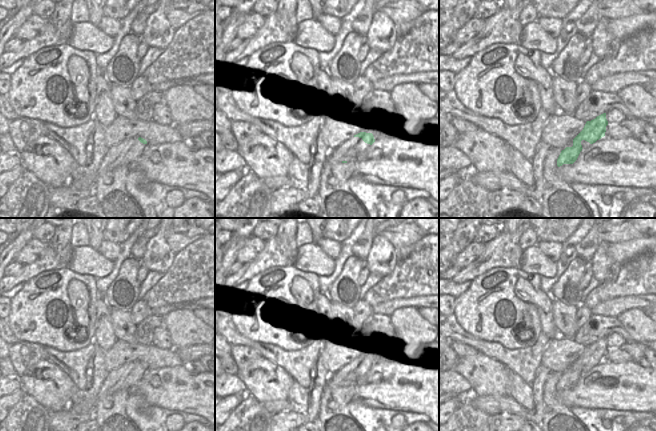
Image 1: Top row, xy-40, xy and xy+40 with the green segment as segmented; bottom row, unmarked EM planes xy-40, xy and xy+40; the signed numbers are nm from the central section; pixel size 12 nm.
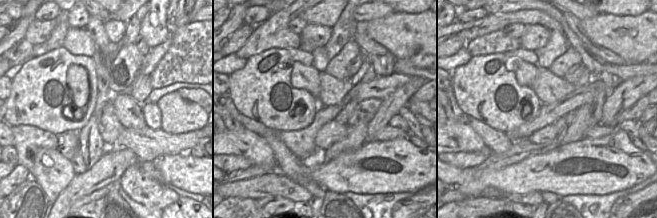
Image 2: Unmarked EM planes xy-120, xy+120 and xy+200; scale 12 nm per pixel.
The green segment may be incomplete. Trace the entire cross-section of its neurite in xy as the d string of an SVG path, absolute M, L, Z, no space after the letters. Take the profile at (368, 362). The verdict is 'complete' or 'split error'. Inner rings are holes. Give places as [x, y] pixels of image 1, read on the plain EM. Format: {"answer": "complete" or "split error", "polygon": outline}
{"answer": "split error", "polygon": "M360 356L329 376L330 387L347 387L375 366L372 357Z"}

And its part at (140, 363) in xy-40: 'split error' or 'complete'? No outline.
split error

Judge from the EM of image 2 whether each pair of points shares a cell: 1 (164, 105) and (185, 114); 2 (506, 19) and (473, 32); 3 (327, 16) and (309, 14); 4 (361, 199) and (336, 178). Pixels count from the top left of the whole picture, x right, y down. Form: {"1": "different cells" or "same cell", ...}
{"1": "same cell", "2": "same cell", "3": "same cell", "4": "different cells"}

